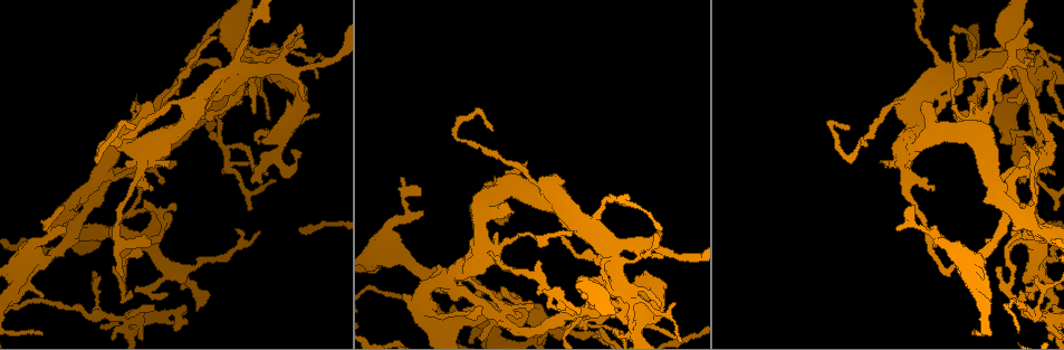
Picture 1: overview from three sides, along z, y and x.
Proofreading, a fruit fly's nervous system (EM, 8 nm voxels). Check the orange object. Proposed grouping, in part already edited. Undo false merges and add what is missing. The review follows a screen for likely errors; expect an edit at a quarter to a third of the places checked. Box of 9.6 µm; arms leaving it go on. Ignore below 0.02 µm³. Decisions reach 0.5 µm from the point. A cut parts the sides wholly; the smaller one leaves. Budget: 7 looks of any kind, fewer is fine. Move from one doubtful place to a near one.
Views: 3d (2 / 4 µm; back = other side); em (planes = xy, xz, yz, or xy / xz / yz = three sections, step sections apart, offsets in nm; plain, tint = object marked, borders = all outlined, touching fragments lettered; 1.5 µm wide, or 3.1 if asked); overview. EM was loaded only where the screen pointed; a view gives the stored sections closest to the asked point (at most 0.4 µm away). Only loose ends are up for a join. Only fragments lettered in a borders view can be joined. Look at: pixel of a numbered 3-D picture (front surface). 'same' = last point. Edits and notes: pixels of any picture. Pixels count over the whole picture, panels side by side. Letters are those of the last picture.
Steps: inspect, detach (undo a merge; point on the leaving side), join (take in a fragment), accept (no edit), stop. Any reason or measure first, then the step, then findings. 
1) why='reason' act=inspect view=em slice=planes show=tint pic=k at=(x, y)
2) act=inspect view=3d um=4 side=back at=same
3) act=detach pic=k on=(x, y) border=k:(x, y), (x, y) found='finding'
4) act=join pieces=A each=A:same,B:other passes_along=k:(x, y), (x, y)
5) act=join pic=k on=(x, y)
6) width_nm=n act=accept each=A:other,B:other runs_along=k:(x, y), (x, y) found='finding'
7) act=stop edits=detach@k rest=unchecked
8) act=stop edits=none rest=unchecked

why='sudden change in width' act=inspect view=em slice=yz step=8 show=tint pic=1 at=(940, 71)

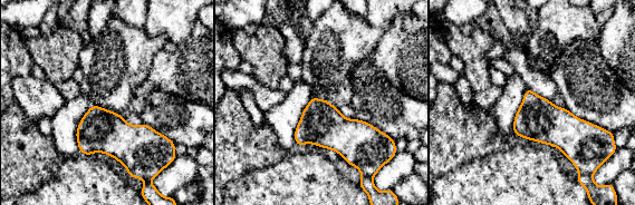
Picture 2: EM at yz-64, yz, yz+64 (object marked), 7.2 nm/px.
why='another direction' act=inspect view=em slice=xy step=8 show=borders at=same

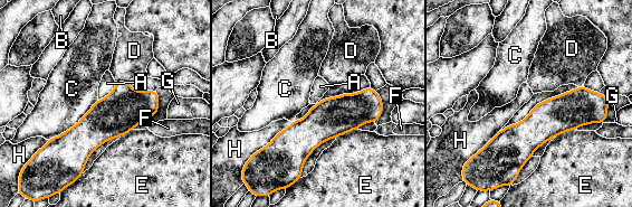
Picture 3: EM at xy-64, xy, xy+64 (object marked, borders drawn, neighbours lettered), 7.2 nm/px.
width_nm=280 act=accept each=A:other,B:other,C:other,D:other,E:other,F:other,G:other,H:other runs_along=3:(380, 104), (262, 153) found='one neuron here'

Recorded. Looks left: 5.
why='free end' act=inspect view=em slice=xz step=4 show=plain pic=1 at=(473, 277)

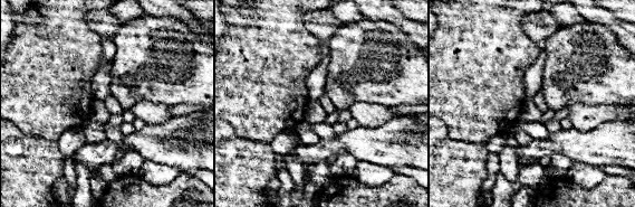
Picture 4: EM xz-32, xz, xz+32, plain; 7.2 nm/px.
act=inspect view=em slice=xz step=4 show=tint at=same

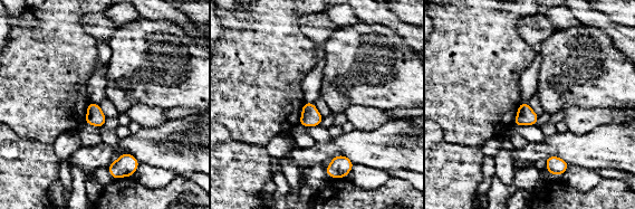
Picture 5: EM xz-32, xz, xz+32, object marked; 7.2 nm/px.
act=inspect view=em slice=xz step=4 show=borders at=same

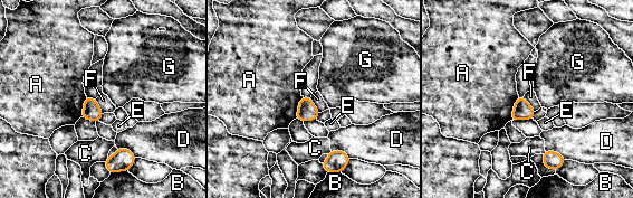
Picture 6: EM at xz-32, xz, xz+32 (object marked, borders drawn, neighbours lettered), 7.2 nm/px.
act=accept each=A:other,B:other,C:other,D:other,E:other,F:other,G:other border=6:(309, 97), (319, 112) found='none of them fits'

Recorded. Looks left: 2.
why='calibre changes' act=inspect view=em slice=yz step=8 show=tint pic=1 at=(129, 316)

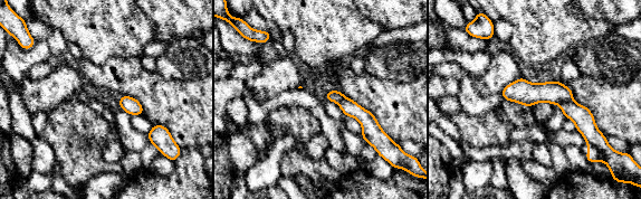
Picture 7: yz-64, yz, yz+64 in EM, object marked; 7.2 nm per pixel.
act=inspect view=em slice=planes show=borders at=same

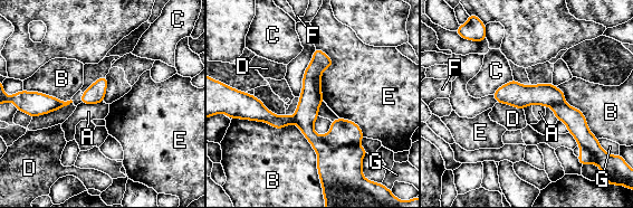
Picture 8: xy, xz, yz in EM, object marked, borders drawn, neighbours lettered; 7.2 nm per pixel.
act=detach pic=8 on=(343, 132) each=A:other,B:other,C:other,D:other,E:other,F:other,G:other border=8:(317, 135), (332, 148), (356, 143) found='a second neuron is stuck on'

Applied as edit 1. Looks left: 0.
act=stop edits=detach@8 rest=unchecked

